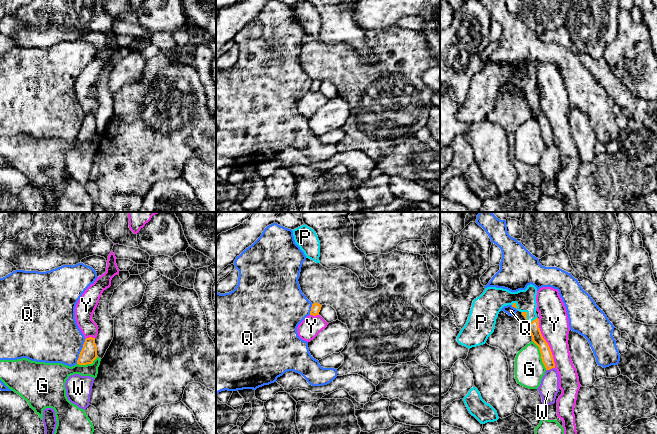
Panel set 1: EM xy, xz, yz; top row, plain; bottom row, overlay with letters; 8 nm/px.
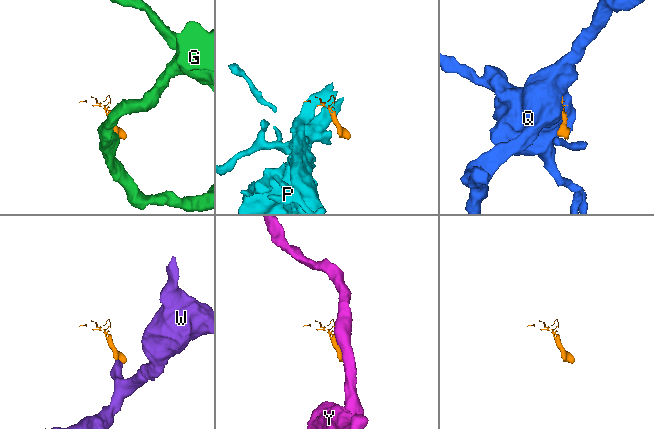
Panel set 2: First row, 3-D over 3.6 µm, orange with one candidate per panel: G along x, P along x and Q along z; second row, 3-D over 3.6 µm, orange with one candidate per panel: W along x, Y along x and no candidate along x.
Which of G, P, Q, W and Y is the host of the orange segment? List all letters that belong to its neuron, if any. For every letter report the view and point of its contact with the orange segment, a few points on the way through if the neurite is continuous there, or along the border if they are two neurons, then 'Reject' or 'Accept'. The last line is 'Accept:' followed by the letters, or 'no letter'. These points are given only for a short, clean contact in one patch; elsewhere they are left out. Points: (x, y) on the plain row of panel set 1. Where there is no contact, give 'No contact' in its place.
G: Touches orange at yz (541, 131). Boundary: yz (532, 116), (538, 123), (541, 137), (546, 145). Reject
P: Touches orange at yz (526, 95). Accept
Q: Touches orange at xy (81, 127). Reject
W: Touches orange at yz (550, 144). Boundary: yz (554, 143), (546, 146). Reject
Y: Touches orange at yz (547, 119). Reject
Accept: P

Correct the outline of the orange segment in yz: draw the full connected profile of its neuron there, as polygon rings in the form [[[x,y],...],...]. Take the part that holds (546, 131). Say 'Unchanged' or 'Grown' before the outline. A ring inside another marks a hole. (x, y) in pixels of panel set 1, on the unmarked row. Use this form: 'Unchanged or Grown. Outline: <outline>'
Grown. Outline: [[[532,60],[517,68],[496,63],[485,64],[484,68],[473,76],[468,96],[458,110],[457,118],[469,125],[485,120],[494,108],[499,88],[504,82],[511,81],[525,93],[532,117],[539,123],[546,146],[555,144],[551,125],[539,104],[536,71],[537,64]]]

